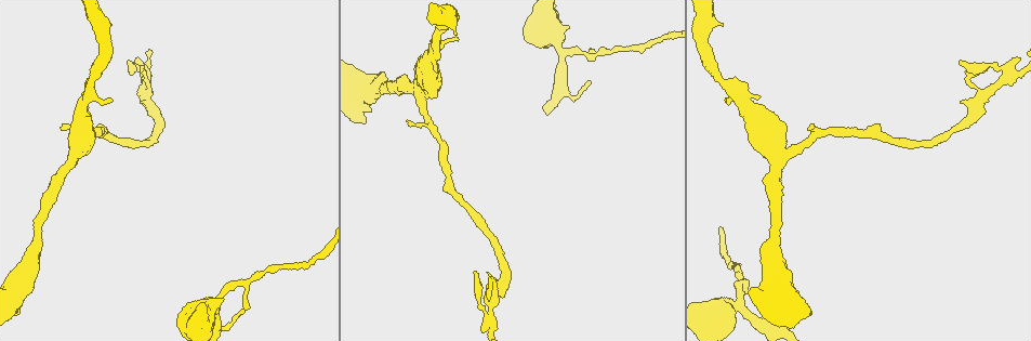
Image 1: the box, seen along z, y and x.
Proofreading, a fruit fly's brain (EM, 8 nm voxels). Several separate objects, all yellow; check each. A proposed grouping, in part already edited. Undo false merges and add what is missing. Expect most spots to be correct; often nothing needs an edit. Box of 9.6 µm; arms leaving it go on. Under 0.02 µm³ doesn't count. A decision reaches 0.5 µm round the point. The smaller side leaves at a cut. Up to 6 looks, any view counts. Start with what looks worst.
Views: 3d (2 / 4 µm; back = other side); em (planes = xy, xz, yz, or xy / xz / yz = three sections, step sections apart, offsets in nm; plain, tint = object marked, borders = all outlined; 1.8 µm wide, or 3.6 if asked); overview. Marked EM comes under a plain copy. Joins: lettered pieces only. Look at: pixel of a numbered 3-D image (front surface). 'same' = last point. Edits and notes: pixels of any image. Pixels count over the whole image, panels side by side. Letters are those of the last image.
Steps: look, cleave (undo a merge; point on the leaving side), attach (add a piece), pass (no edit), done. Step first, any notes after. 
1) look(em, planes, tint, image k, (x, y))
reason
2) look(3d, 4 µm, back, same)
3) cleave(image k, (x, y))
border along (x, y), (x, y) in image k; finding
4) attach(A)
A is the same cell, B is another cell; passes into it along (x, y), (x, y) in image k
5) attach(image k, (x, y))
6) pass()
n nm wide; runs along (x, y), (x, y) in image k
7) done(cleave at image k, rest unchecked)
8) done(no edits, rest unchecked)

look(3d, 4 µm, back, image 1, (147, 74))
arms part here

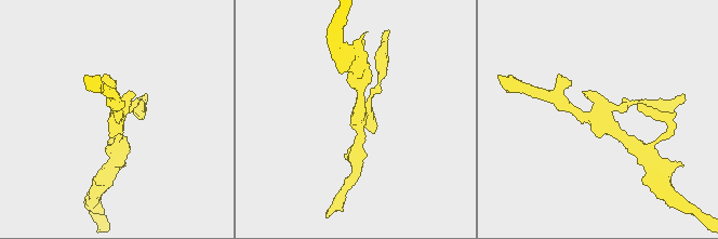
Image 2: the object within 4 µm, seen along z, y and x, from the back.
look(em, planes, borders, image 2, (361, 112))
3 arms

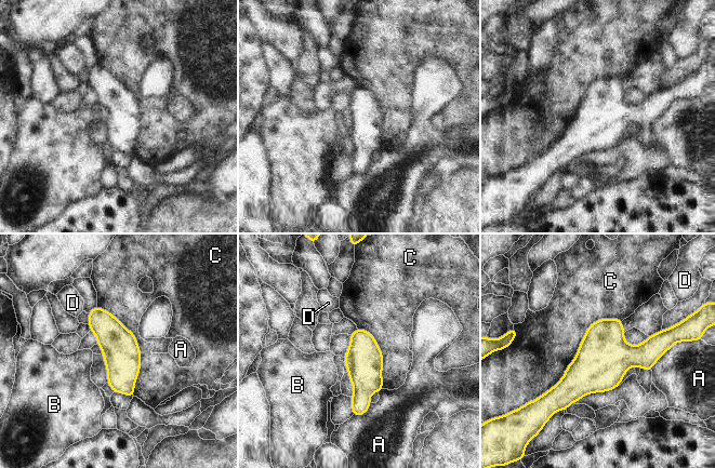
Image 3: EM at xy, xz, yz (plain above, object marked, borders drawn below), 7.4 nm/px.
pass()
C touches over 850 nm; A, B, C and D are other cells; border along (621, 320), (595, 320), (539, 397) in image 3; all the same cell

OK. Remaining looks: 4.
look(3d, 4 µm, image 1, (559, 47))
branch point

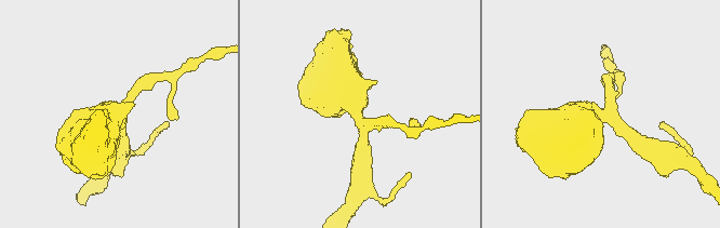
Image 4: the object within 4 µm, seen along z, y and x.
look(em, 3.6 µm, xy, step 4, tint, image 4, (603, 115))

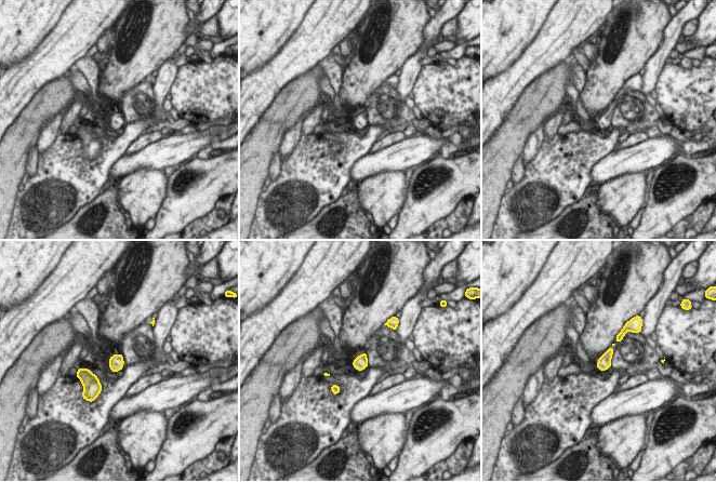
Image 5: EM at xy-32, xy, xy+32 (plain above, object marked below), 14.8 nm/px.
look(em, 3.6 µm, xy, step 4, borders, same)
what lies round it

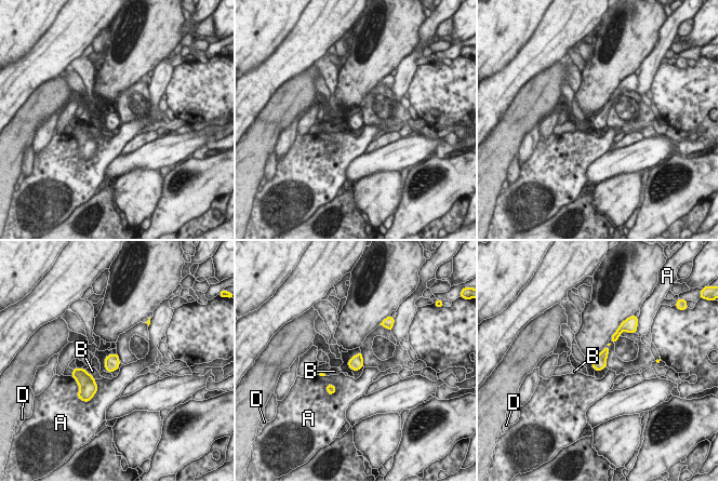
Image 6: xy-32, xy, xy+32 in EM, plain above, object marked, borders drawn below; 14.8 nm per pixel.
pass()
200 nm wide; A, B and D are other cells; runs along (615, 336), (606, 348), (597, 367) in image 6; all the same cell

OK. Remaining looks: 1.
done(no edits, rest unchecked)

